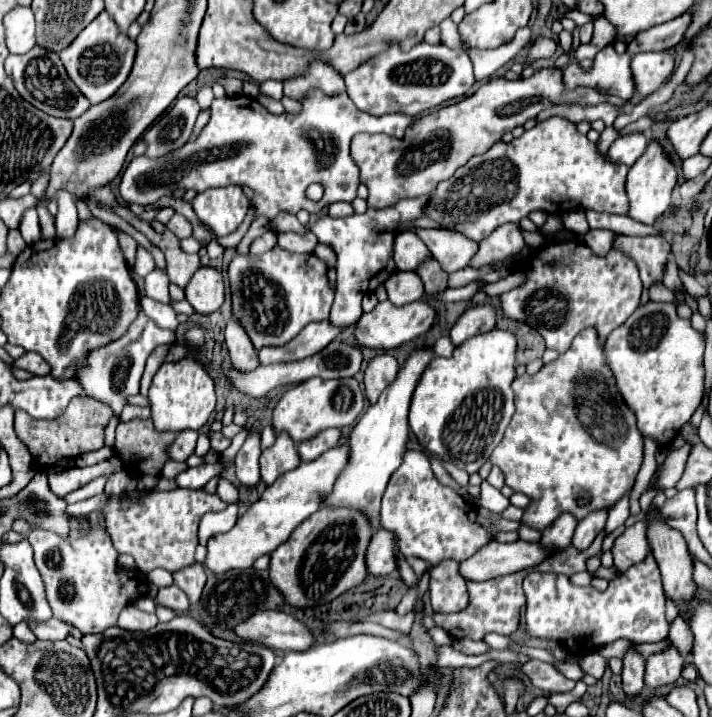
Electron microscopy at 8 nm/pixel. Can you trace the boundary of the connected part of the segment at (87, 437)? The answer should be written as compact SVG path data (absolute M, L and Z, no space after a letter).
M76 396L68 404L66 412L54 420L32 420L28 414L16 412L16 436L24 440L28 450L32 452L34 464L44 466L44 456L48 456L48 464L52 464L58 456L80 456L90 450L98 450L104 444L104 428L110 420L110 410L102 402L96 402L88 396Z

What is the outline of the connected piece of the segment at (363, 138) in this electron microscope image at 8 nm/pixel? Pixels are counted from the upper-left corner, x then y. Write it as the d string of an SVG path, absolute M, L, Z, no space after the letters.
M554 68L538 70L526 80L492 78L472 96L414 120L402 138L358 134L352 140L352 158L358 162L360 180L368 188L368 208L382 210L394 206L400 198L418 198L430 194L438 182L448 180L470 156L486 152L496 140L502 138L504 132L510 132L512 128L522 126L526 120L536 118L552 104L582 108L612 104L620 112L628 112L632 106L628 100L596 92L594 88L578 86L576 90L568 90L562 70Z

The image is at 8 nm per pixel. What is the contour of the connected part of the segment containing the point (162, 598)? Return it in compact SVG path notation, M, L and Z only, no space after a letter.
M176 584L160 588L158 596L156 596L156 602L158 602L158 606L166 606L166 608L170 608L174 612L184 612L190 606L186 594Z

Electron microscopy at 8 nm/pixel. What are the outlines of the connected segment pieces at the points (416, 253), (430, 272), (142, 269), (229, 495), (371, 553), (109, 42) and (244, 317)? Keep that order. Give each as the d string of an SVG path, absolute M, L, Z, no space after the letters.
M404 232L394 238L396 270L414 270L426 256L430 256L430 252L414 232Z
M432 256L426 258L424 262L420 262L420 266L416 268L416 274L422 278L424 292L430 296L436 296L448 288L448 274L440 268L436 258L432 258Z
M138 250L136 252L136 262L134 262L134 266L132 266L132 272L134 274L138 274L138 276L146 276L148 272L152 272L154 270L154 260L152 260L152 256L146 252L146 250Z
M219 477L216 493L226 503L233 504L239 499L239 492L230 481L223 477Z
M386 528L374 532L368 546L368 570L370 574L390 574L398 568L398 538Z
M106 10L100 12L98 18L92 20L76 36L76 40L60 52L60 58L68 76L92 104L104 102L126 82L134 64L134 56L136 56L136 42L130 40L128 34L124 34L116 26L116 22Z
M274 246L260 256L234 256L228 266L228 280L232 290L232 318L246 330L256 348L286 344L310 322L326 320L334 300L334 290L328 280L328 264L316 254L286 252L280 246Z

